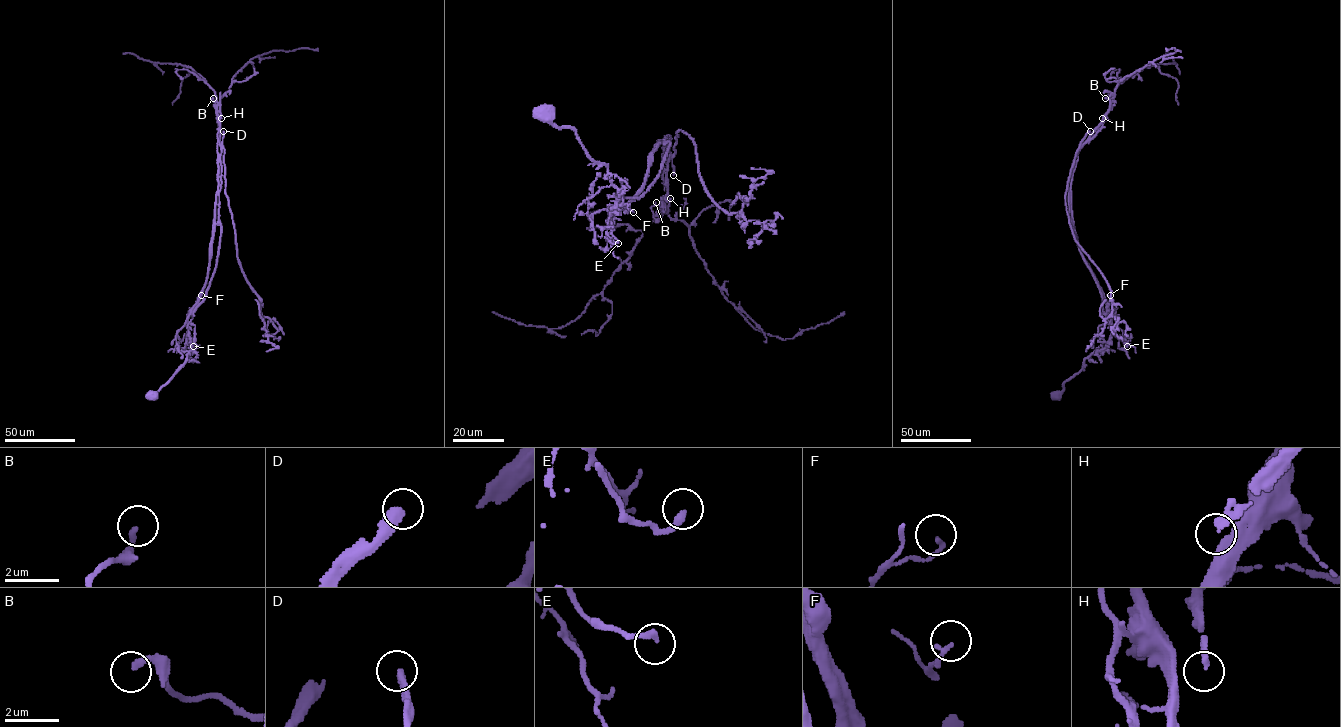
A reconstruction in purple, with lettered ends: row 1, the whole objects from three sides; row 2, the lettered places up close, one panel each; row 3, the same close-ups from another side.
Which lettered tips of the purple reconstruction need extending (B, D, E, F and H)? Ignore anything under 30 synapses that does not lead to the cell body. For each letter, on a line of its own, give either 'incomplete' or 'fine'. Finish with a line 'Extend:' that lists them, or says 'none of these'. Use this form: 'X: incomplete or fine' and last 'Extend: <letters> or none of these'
B: fine
D: fine
E: fine
F: fine
H: incomplete
Extend: H

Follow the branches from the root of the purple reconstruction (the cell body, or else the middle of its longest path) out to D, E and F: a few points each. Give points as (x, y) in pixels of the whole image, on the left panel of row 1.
D: (154, 396), (193, 351), (188, 315), (203, 299), (215, 270), (221, 232), (223, 131)
E: (154, 396), (193, 351), (188, 335), (186, 341), (193, 346)
F: (154, 396), (193, 351), (187, 319), (201, 295)

